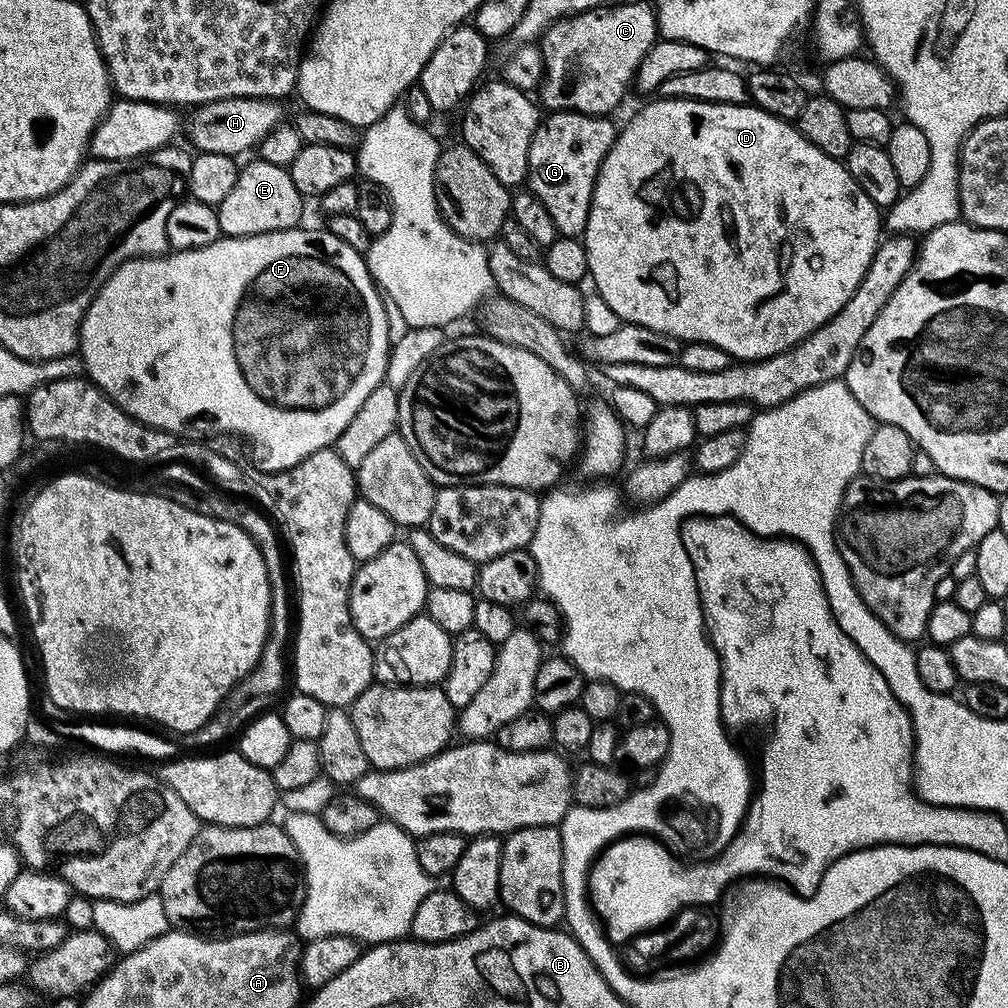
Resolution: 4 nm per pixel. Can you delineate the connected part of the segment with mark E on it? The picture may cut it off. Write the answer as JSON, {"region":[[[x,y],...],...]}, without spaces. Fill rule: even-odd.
{"region":[[[256,158],[253,164],[244,164],[238,174],[238,182],[234,182],[234,190],[229,196],[222,198],[216,208],[218,226],[225,237],[257,236],[267,232],[284,232],[287,228],[297,227],[301,223],[300,215],[304,212],[305,197],[300,195],[298,186],[294,186],[289,169],[282,166],[270,166],[270,162]]]}

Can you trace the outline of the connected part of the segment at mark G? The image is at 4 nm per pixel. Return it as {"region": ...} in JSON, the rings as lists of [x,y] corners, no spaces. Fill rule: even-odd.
{"region":[[[549,111],[534,130],[526,188],[546,206],[559,235],[583,237],[598,170],[616,141],[618,128],[610,121],[608,116]]]}

